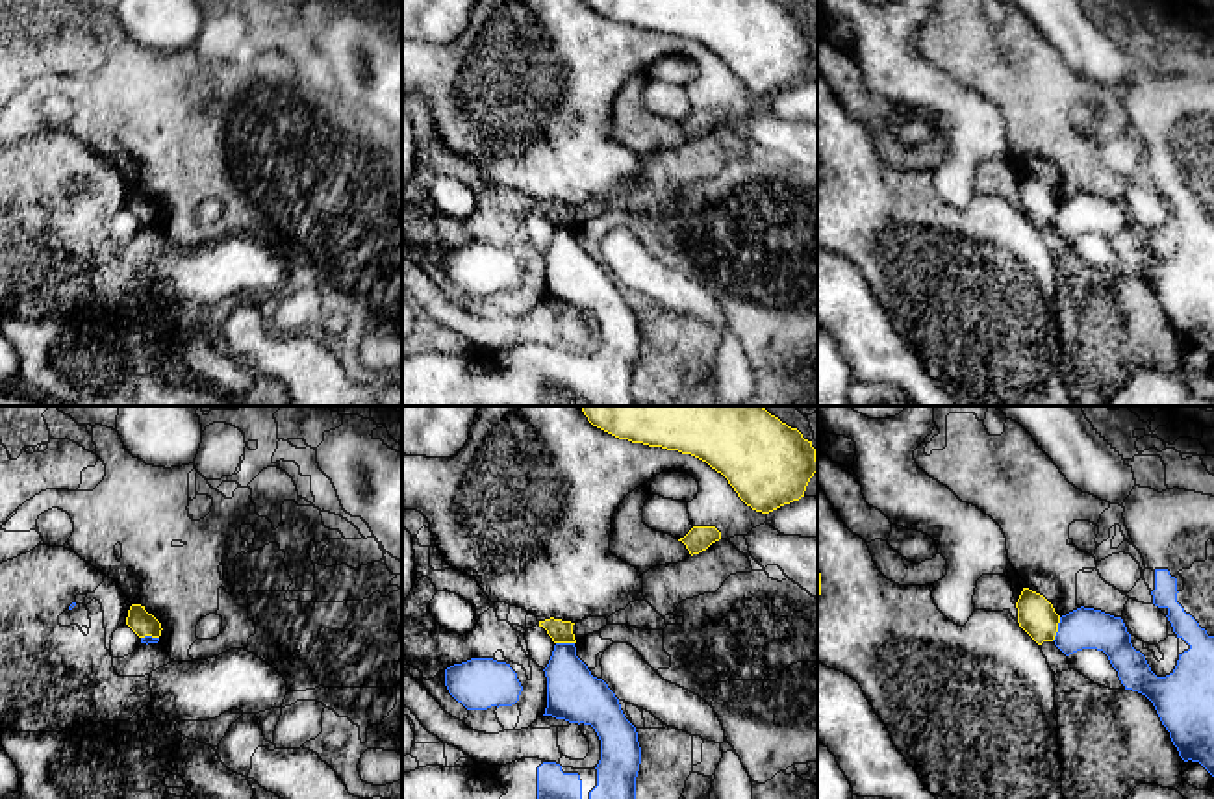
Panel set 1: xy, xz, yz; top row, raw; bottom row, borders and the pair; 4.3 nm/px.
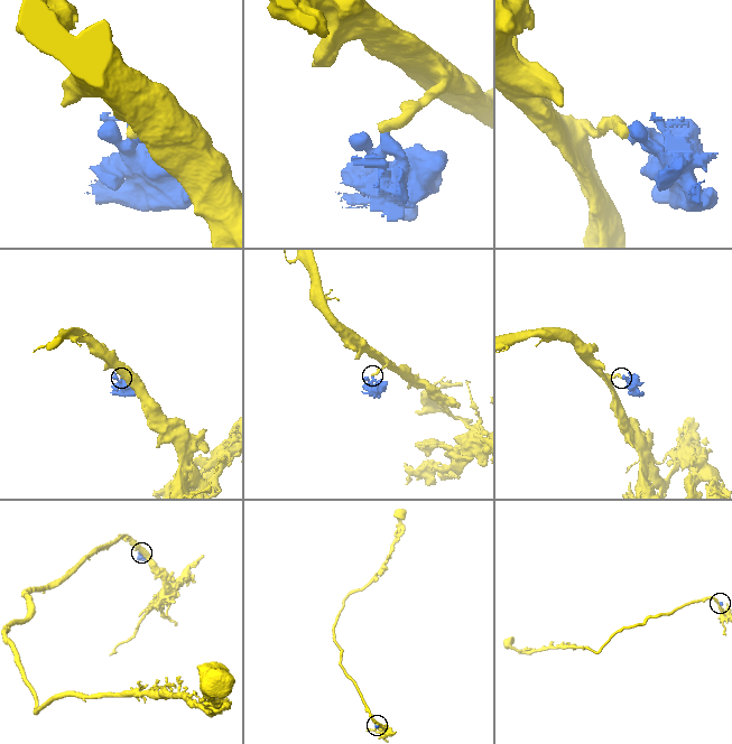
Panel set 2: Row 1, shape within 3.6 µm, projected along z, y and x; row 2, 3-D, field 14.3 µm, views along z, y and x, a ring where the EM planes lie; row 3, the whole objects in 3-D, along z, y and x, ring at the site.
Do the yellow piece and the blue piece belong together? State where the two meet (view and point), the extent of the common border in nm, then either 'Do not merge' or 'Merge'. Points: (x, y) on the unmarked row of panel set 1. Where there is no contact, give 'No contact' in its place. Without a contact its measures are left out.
Touches yellow at yz (1057, 214). Shared border 110 nm. Do not merge

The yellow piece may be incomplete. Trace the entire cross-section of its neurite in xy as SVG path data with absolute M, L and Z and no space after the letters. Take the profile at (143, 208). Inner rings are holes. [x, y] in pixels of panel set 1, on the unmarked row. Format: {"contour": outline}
{"contour": "M132 189L128 195L126 209L139 221L161 221L161 208L145 195L141 189Z"}

